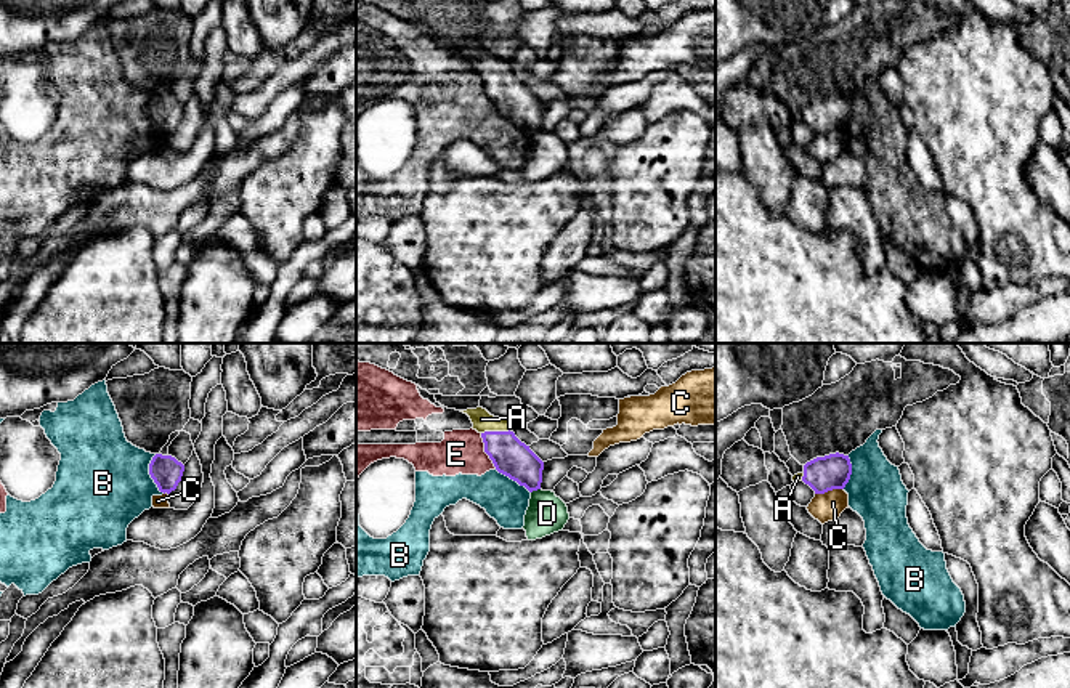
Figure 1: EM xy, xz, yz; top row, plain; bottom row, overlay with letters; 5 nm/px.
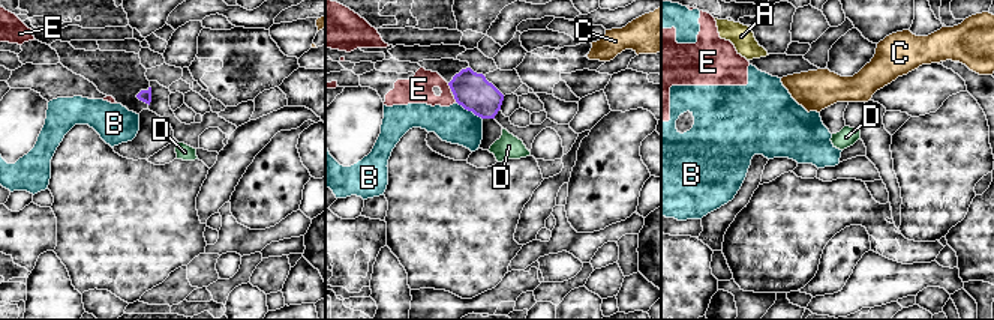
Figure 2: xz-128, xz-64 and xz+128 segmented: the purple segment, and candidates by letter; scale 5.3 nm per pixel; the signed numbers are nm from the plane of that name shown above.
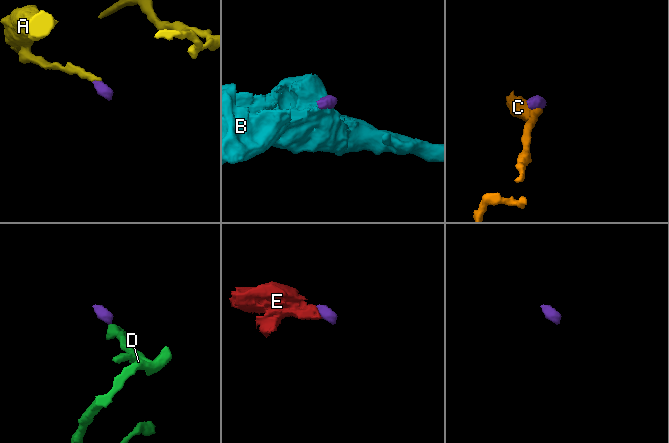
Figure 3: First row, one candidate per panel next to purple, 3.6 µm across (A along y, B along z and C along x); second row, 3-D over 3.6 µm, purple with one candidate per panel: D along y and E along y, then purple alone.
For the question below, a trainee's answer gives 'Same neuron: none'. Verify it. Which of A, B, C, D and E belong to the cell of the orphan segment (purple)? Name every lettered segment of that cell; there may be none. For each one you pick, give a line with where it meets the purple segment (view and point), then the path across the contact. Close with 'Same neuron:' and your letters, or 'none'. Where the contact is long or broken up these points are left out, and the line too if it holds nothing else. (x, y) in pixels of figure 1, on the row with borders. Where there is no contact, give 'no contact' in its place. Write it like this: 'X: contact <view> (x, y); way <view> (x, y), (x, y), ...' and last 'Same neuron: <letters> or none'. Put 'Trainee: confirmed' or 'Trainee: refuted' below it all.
A: contact xz (494, 432); way xz (510, 457), (494, 432), (482, 419)
Same neuron: A
Trainee: refuted

